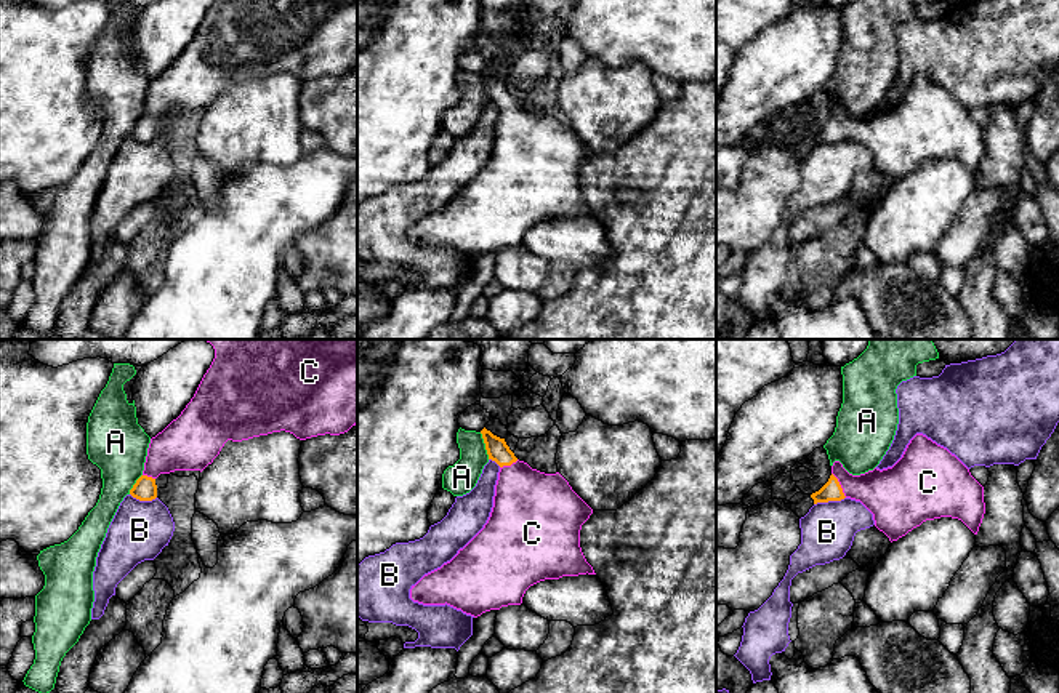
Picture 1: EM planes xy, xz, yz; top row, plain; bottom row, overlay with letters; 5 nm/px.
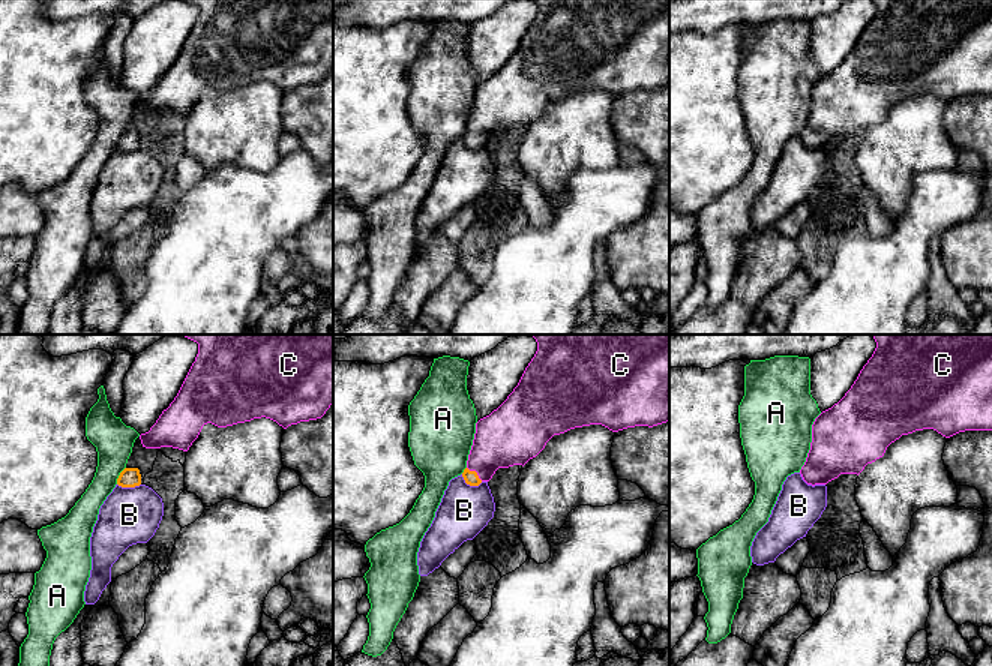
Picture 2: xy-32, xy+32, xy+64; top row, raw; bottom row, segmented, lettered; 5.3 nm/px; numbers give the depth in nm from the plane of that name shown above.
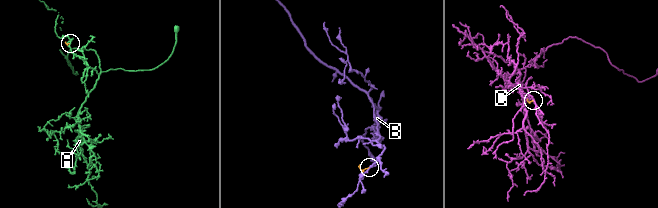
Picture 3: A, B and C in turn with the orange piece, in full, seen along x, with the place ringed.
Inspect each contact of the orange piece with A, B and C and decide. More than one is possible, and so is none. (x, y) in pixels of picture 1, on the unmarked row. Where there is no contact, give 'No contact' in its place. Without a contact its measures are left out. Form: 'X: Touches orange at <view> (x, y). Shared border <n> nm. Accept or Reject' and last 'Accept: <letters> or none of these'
A: Touches orange at xz (486, 87). Shared border 140 nm. Reject
B: Touches orange at yz (829, 141). Shared border 170 nm. Reject
C: Touches orange at yz (840, 127). Shared border 150 nm. Accept
Accept: C

